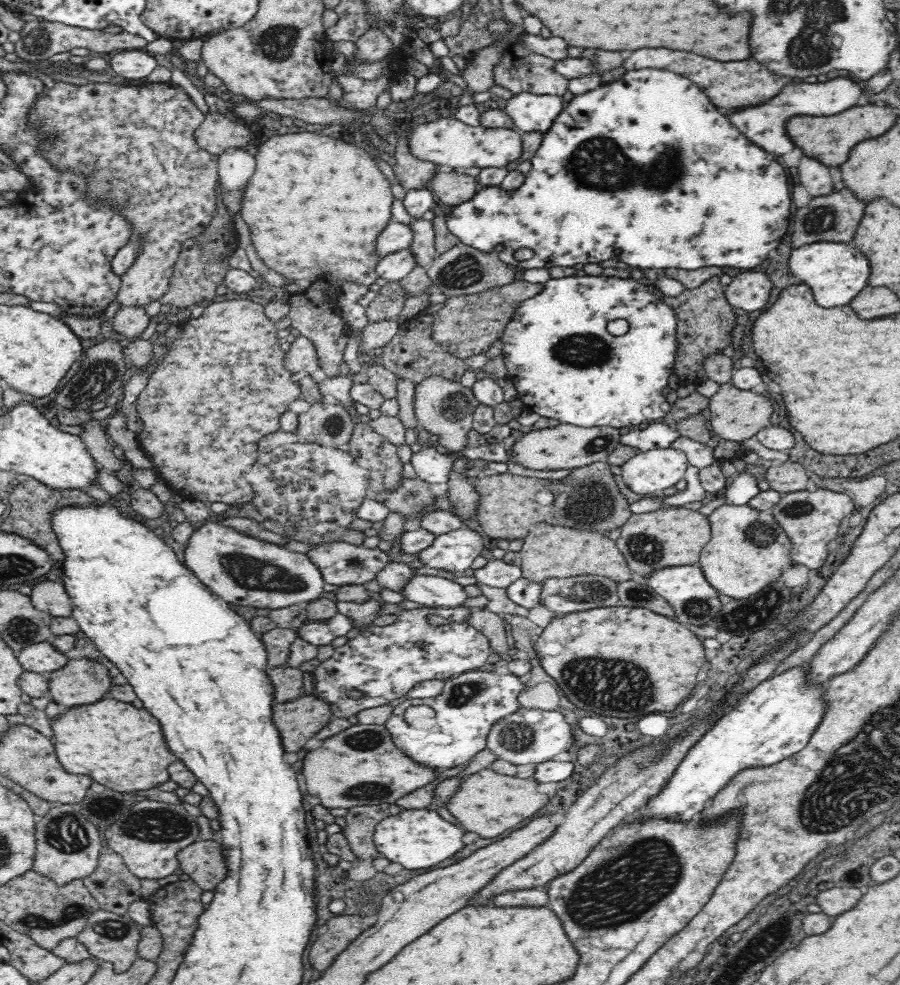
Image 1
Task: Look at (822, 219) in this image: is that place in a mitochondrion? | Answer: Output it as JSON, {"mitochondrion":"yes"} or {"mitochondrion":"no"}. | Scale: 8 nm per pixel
{"mitochondrion":"yes"}

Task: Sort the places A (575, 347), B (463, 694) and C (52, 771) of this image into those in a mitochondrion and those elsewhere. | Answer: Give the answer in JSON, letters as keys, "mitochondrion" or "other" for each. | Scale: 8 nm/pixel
{"A":"mitochondrion","B":"mitochondrion","C":"other"}

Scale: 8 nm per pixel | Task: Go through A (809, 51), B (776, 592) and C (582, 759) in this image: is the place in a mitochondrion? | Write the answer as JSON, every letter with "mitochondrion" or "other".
{"A":"mitochondrion","B":"mitochondrion","C":"other"}

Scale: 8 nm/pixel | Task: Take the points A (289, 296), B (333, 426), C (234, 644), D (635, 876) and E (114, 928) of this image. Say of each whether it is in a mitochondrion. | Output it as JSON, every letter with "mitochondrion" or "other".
{"A":"other","B":"mitochondrion","C":"other","D":"mitochondrion","E":"mitochondrion"}

